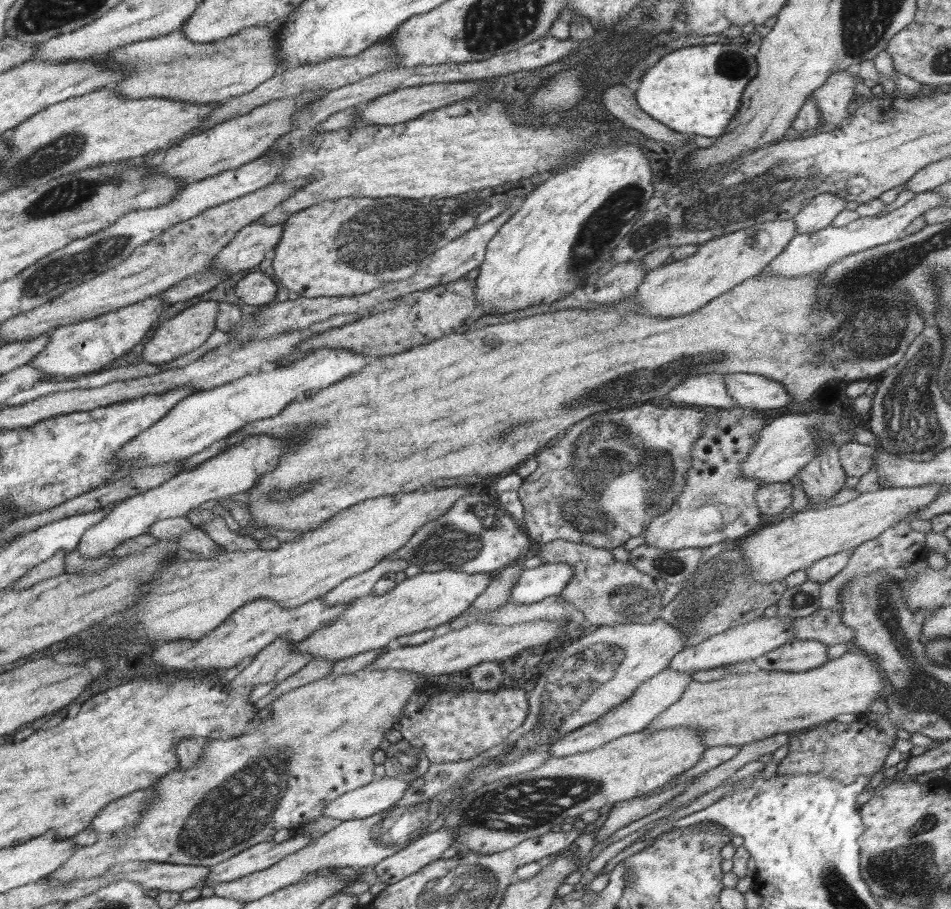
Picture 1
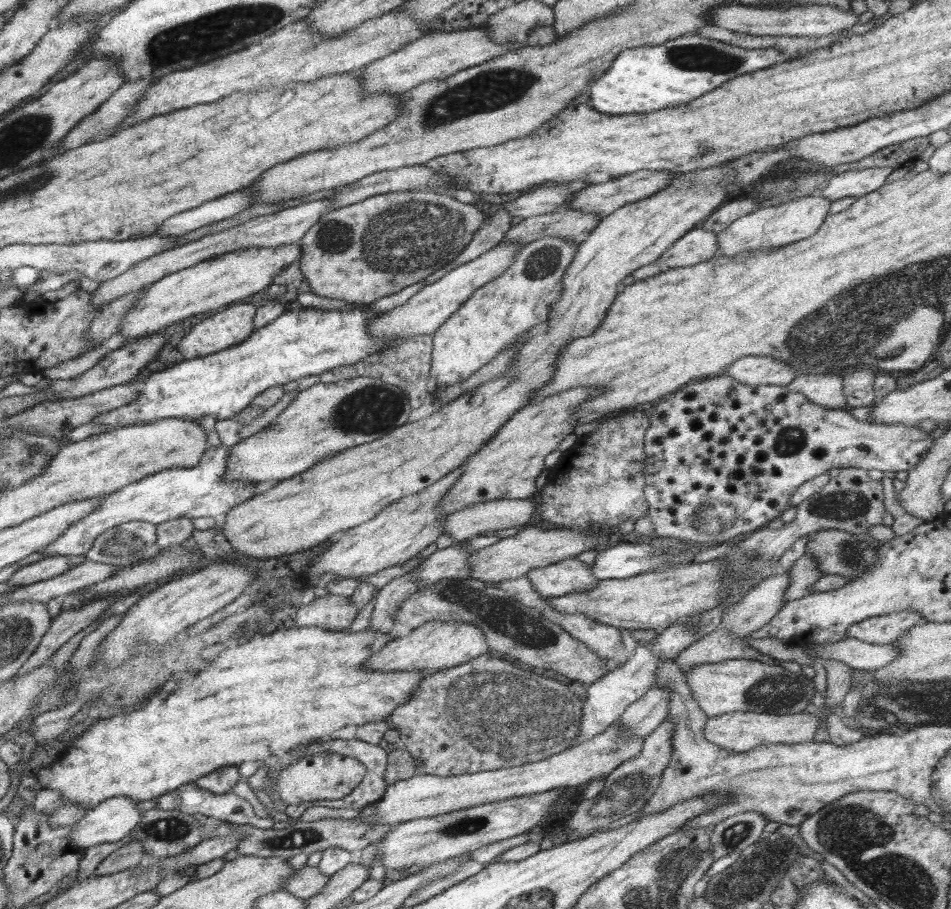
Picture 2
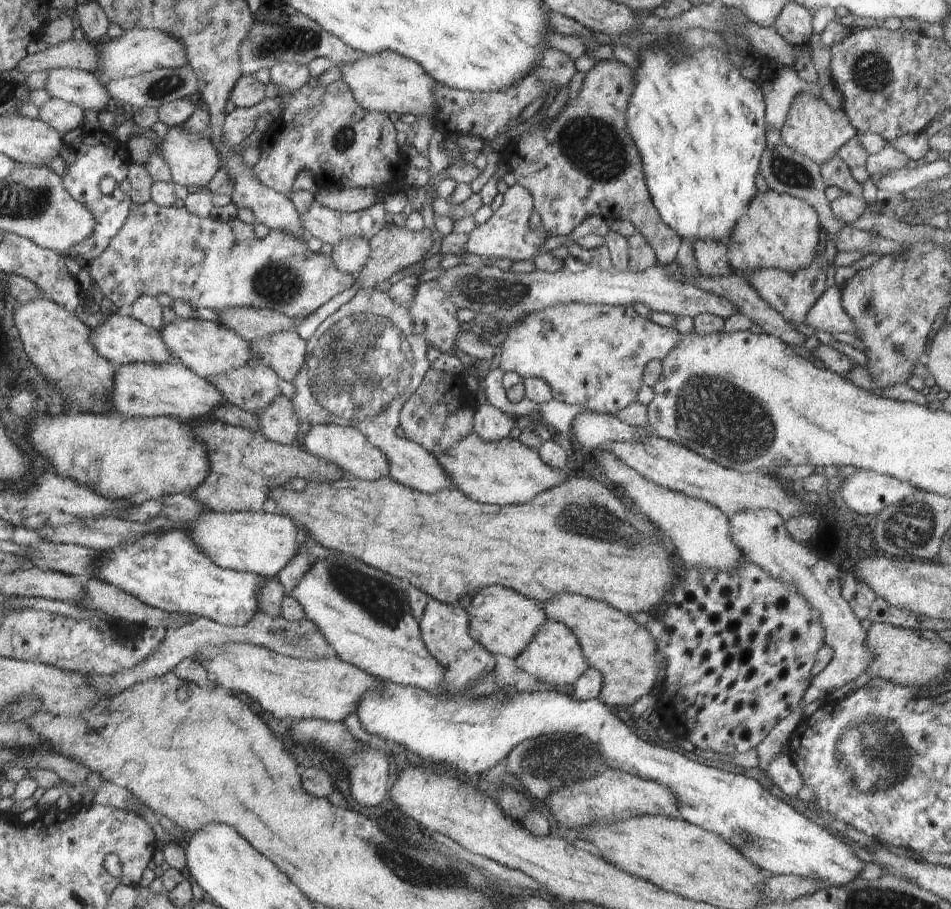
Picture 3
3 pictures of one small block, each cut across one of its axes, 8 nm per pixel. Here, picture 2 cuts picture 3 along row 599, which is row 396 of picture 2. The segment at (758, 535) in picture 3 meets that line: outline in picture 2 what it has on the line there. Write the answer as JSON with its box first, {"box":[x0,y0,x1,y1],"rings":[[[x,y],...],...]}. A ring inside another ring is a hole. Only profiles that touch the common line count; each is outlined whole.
{"box":[786,374,846,409],"rings":[[[838,374],[800,375],[786,385],[790,392],[800,392],[822,408],[842,409],[846,406],[843,376]]]}

